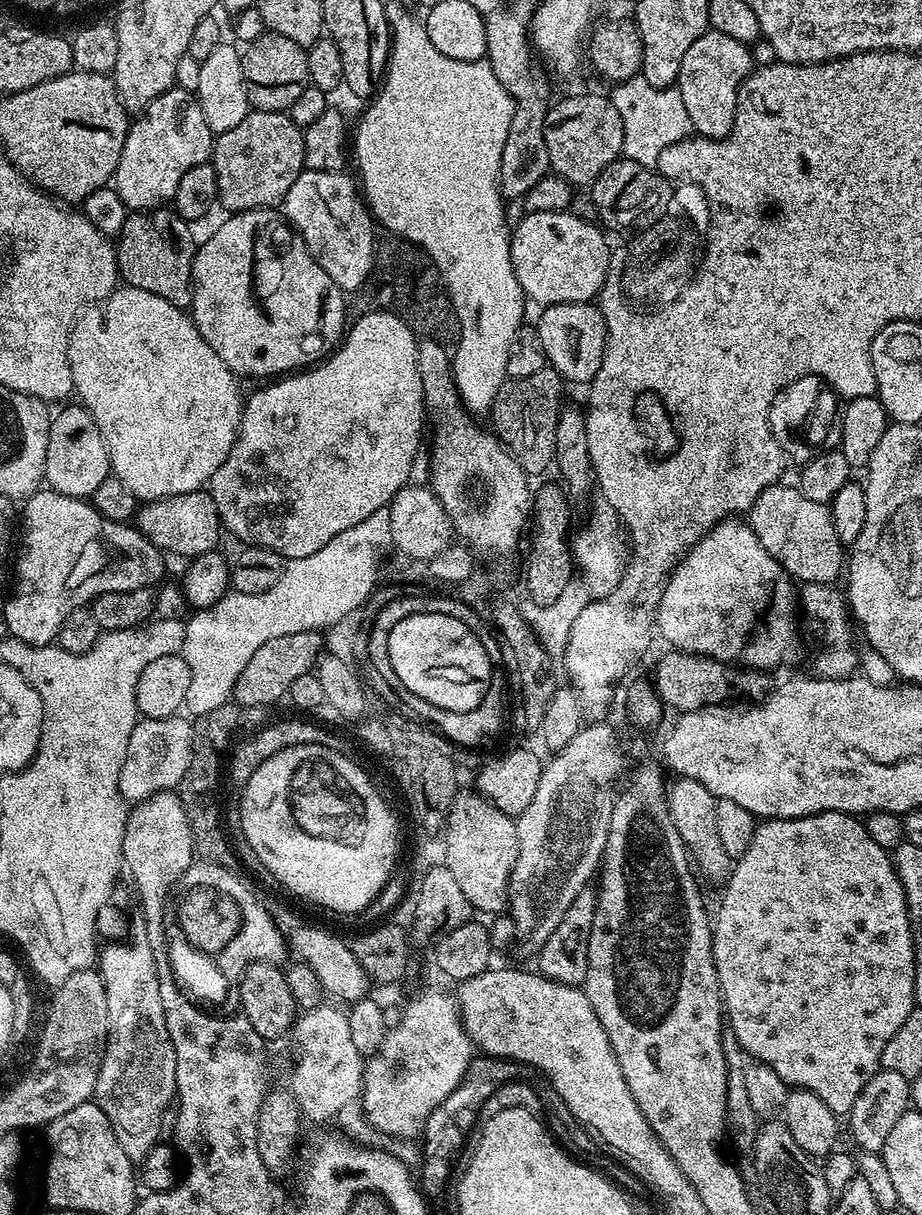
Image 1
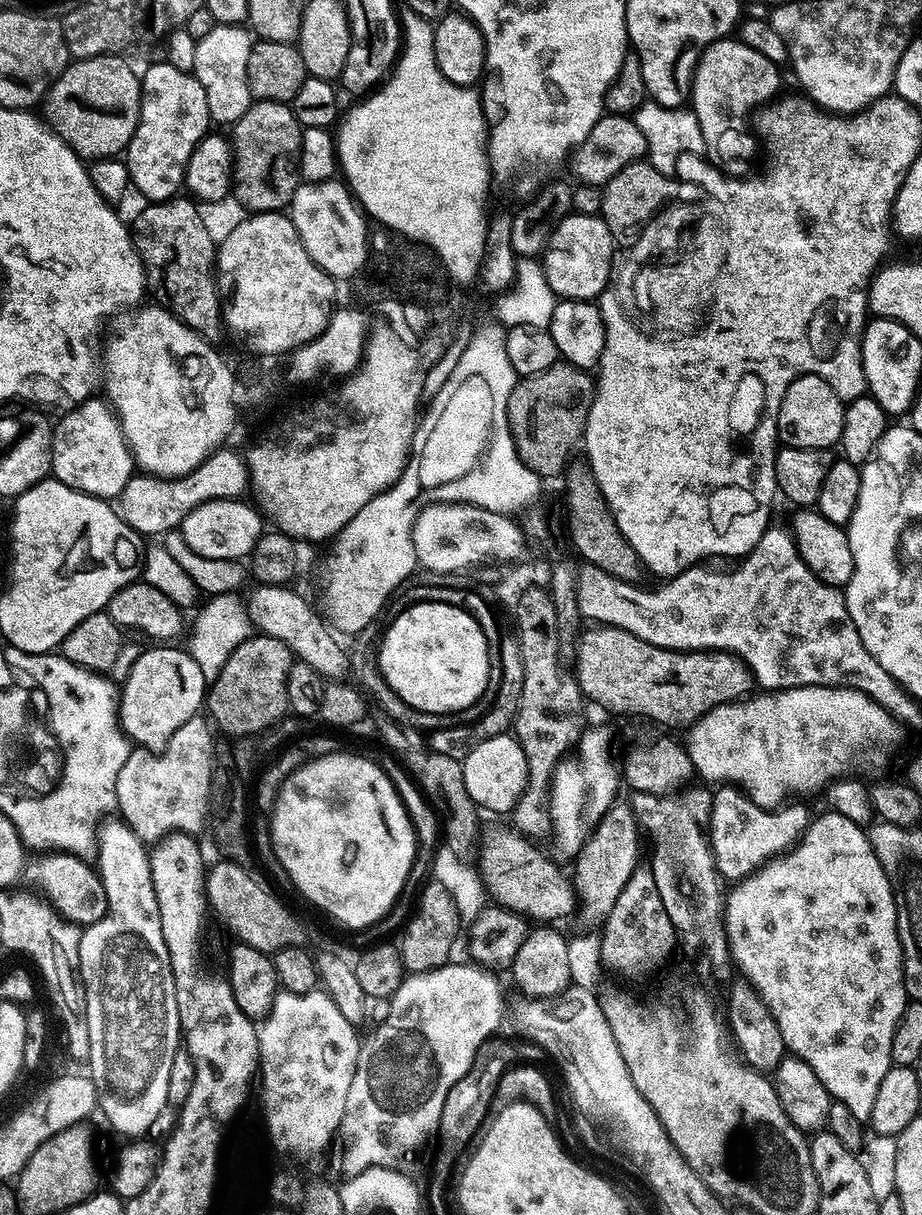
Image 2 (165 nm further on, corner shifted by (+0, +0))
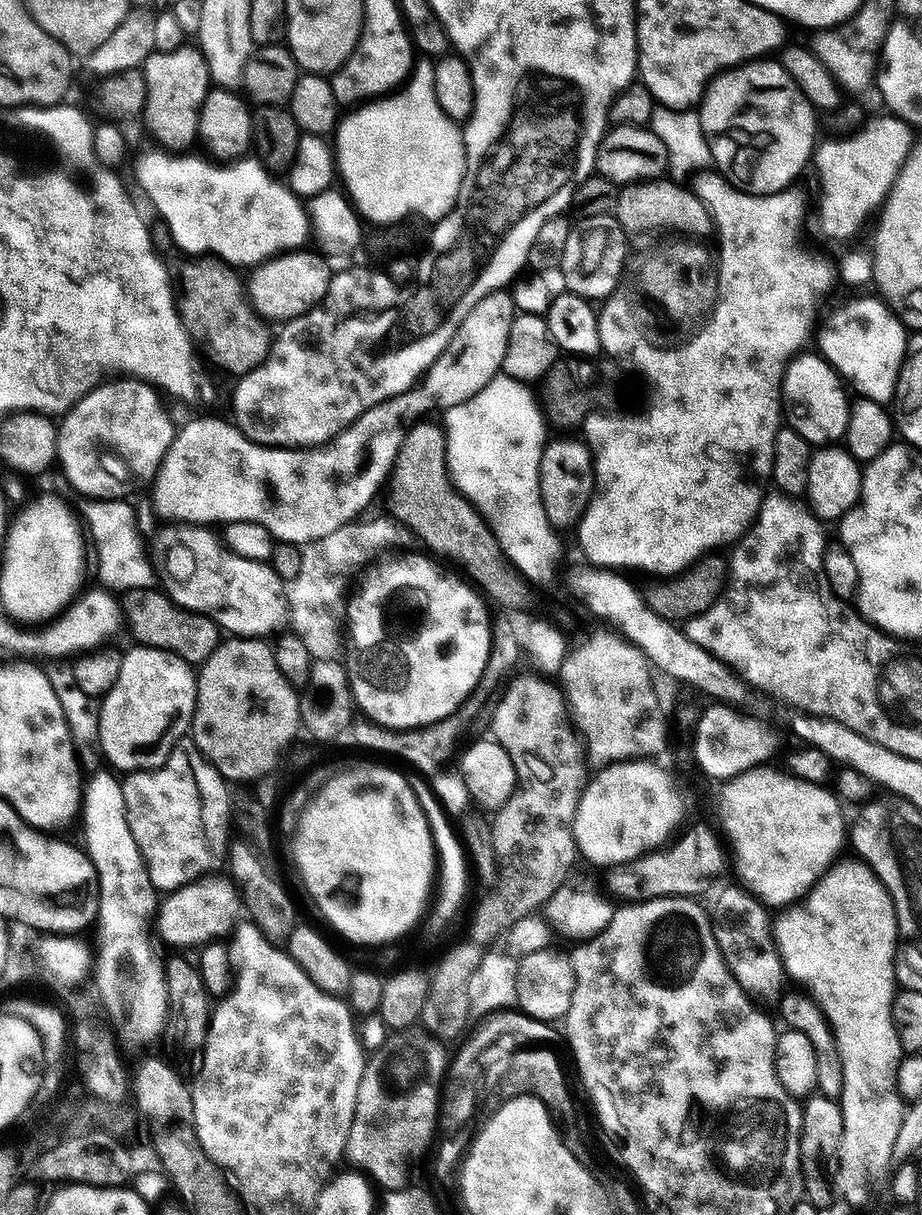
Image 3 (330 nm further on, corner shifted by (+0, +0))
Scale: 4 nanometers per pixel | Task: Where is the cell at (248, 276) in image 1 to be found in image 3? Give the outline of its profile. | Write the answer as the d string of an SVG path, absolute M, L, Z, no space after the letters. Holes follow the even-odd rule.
M286 251L251 269L252 277L247 277L246 280L248 299L252 301L252 307L264 317L265 321L293 320L296 316L309 312L315 304L324 299L328 283L334 275L333 269L328 269L329 261L323 255L315 256L314 253L306 251Z

